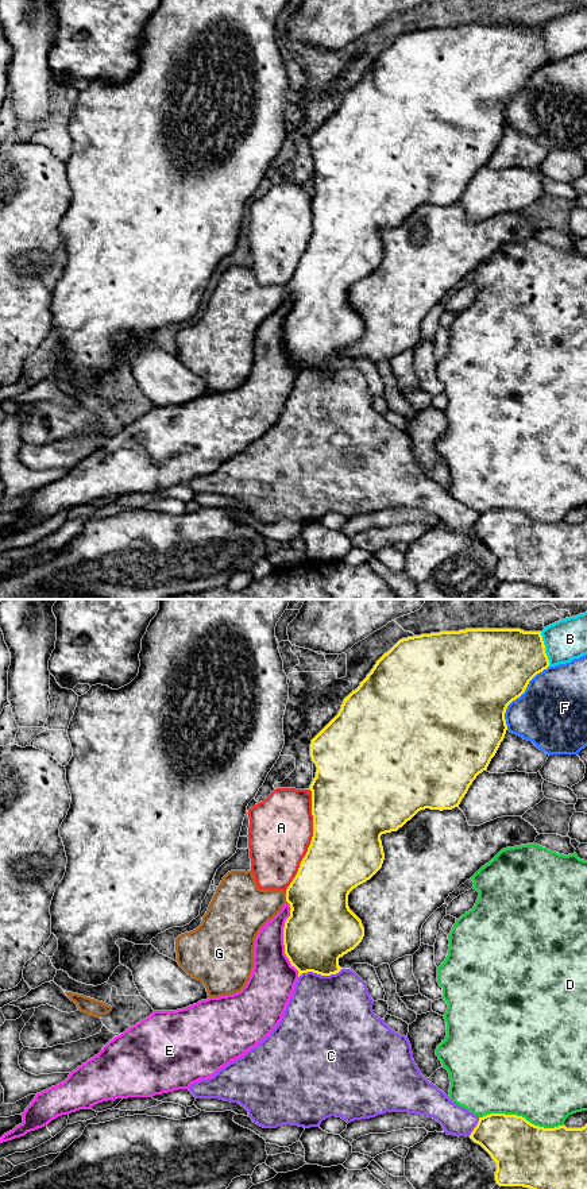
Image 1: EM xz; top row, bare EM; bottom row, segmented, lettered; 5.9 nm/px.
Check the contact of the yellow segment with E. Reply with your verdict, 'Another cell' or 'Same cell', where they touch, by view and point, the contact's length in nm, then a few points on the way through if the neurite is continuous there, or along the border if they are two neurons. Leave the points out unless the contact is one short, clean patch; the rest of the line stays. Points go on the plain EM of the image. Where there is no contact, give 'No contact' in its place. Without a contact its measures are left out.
Same cell. Touches yellow at xz (284, 334). Shared border 460 nm

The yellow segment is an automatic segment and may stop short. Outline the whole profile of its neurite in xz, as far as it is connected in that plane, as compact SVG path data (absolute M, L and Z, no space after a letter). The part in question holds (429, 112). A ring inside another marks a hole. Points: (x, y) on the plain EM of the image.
M466 24L399 35L344 94L339 109L312 135L310 153L317 162L309 184L313 232L296 273L286 285L286 300L255 333L254 364L246 382L237 389L209 393L182 405L154 406L109 436L97 451L73 466L63 478L36 489L22 509L23 518L4 529L0 538L42 524L58 511L90 505L103 497L152 493L189 485L192 479L213 472L221 463L243 452L269 432L282 416L298 372L308 367L321 371L339 368L339 354L362 337L364 323L350 305L348 290L382 263L385 248L381 231L397 227L421 205L443 206L459 202L470 181L487 165L505 134L507 101L548 62L541 27Z

